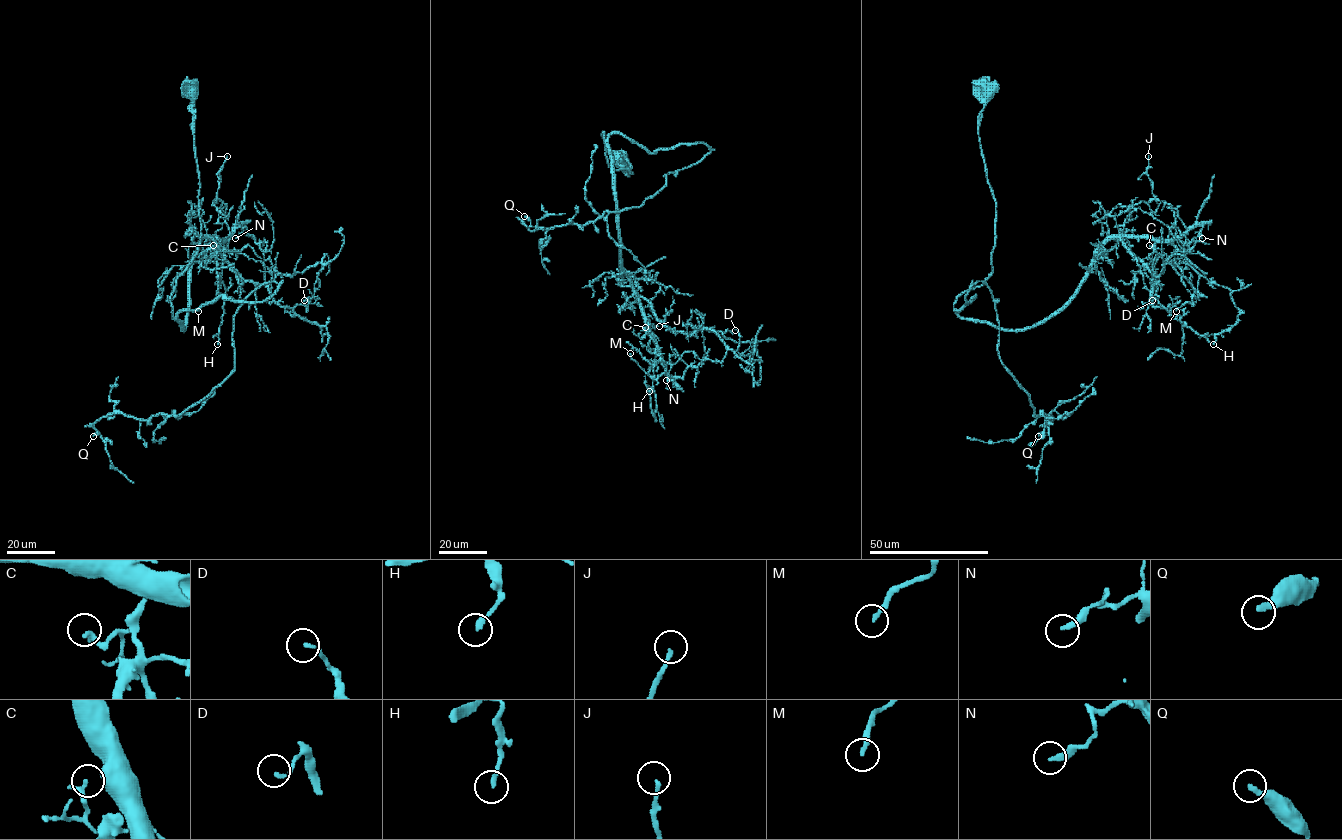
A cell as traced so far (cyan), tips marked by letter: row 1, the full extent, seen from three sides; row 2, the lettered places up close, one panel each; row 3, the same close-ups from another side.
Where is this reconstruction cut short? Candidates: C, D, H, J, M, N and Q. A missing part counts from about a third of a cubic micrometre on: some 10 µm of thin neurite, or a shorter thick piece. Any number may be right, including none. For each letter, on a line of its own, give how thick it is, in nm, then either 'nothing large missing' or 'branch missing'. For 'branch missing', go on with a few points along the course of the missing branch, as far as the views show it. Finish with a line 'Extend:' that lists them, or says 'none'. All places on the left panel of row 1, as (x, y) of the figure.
C: 280 nm | nothing large missing
D: 140 nm | nothing large missing
H: 190 nm | nothing large missing
J: 160 nm | nothing large missing
M: 190 nm | nothing large missing
N: 260 nm | nothing large missing
Q: 280 nm | nothing large missing
Extend: none

